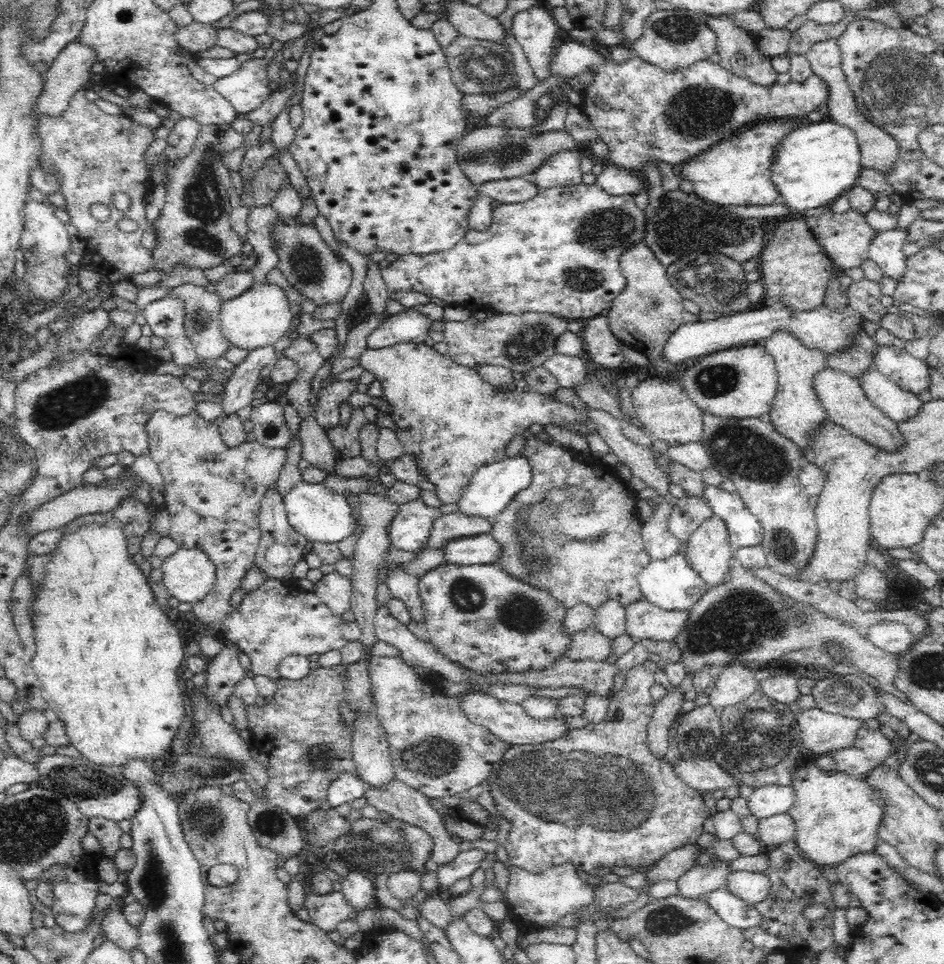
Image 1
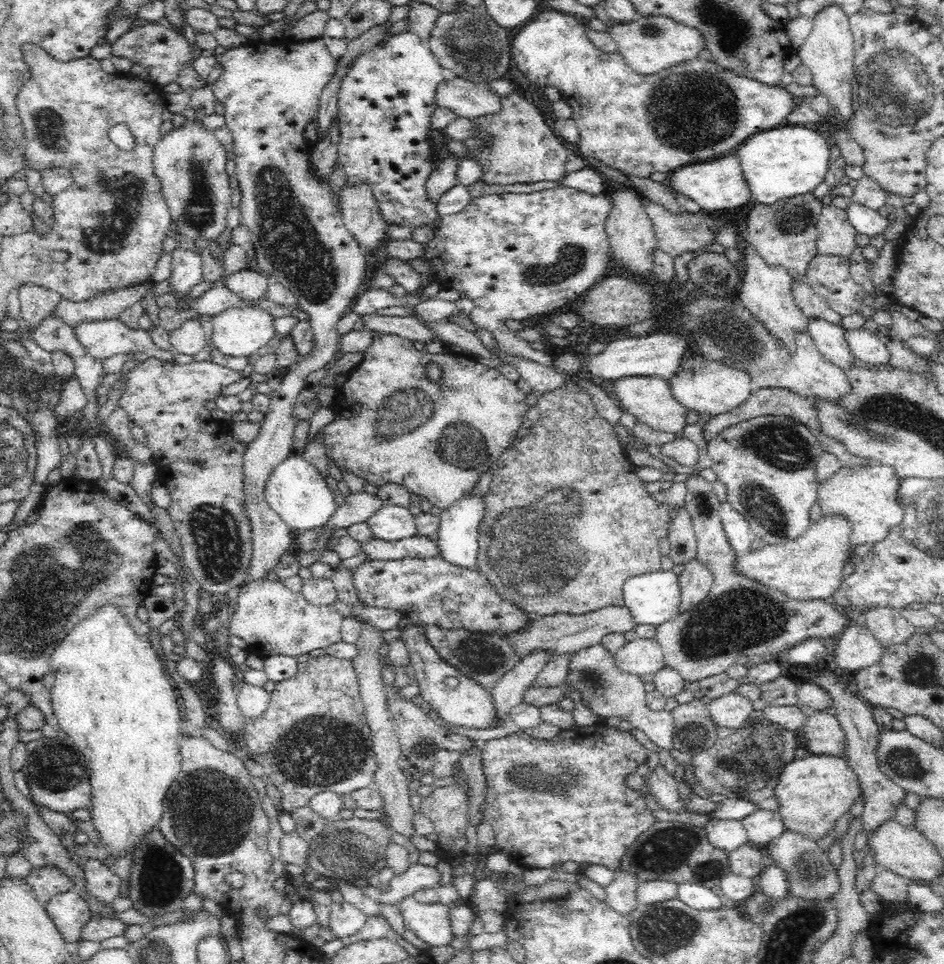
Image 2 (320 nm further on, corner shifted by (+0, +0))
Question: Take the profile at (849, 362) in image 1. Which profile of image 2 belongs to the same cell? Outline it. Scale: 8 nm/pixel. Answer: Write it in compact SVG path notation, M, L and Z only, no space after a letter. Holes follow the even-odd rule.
M812 192L806 196L794 196L789 199L780 199L774 204L756 204L746 214L746 238L754 251L770 267L786 268L792 276L792 291L798 308L807 317L821 318L842 328L841 314L832 311L823 299L813 292L813 289L804 281L808 263L817 255L817 222L822 210L823 202Z

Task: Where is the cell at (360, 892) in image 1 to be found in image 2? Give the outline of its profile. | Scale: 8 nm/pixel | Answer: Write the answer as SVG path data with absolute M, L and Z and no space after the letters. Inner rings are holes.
M332 902L330 908L329 930L337 938L344 939L356 934L367 921L367 916L357 906L348 902Z

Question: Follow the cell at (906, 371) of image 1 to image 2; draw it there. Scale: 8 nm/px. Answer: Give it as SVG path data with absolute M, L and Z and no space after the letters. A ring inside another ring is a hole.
M864 329L845 330L848 348L857 360L870 365L886 365L890 360L890 353L876 334Z

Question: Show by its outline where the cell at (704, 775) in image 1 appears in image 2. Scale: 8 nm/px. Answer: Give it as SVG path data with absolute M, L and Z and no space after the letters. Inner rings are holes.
M602 643L579 650L572 655L567 670L567 677L560 685L562 692L567 696L570 690L580 692L583 704L596 716L604 721L612 716L628 720L634 730L644 732L656 746L669 751L674 748L674 719L670 711L650 710L646 705L645 684L638 675L620 671L614 663L614 655Z

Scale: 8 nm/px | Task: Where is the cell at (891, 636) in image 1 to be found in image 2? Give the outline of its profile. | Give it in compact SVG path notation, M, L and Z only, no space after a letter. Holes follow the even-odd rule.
M850 624L838 636L833 655L840 670L850 670L854 674L878 662L883 652L884 648L868 627Z

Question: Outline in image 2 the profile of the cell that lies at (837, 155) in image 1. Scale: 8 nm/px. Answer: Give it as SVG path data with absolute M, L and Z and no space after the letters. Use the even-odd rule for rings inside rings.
M784 124L758 131L734 150L742 167L743 177L751 190L751 198L763 205L780 199L806 196L824 181L830 162L829 135L823 128L810 125Z

